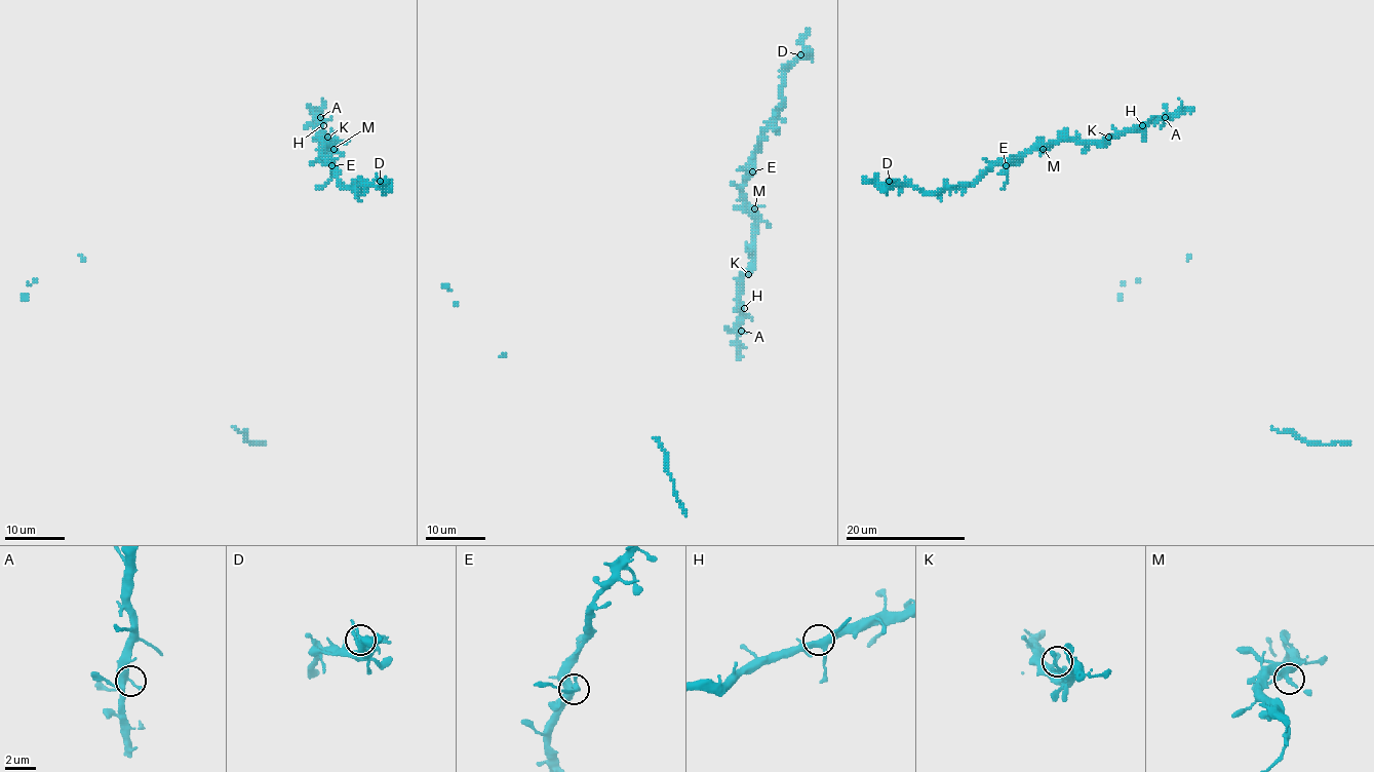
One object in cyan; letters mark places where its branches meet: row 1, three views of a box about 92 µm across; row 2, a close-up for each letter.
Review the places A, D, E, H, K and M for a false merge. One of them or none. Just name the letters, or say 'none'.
E

